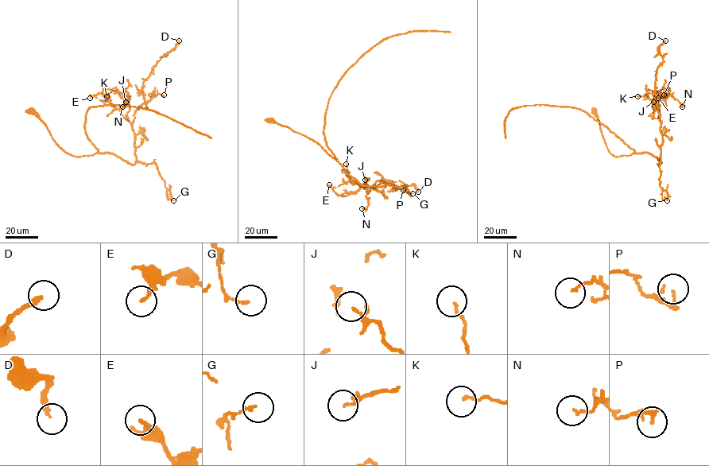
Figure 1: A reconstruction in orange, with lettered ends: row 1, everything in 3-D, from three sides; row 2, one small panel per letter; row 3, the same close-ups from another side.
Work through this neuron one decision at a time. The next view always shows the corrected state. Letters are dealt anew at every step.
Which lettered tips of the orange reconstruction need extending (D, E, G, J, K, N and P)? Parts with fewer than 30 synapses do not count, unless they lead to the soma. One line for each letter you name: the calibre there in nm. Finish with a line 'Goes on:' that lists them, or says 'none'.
Goes on: none

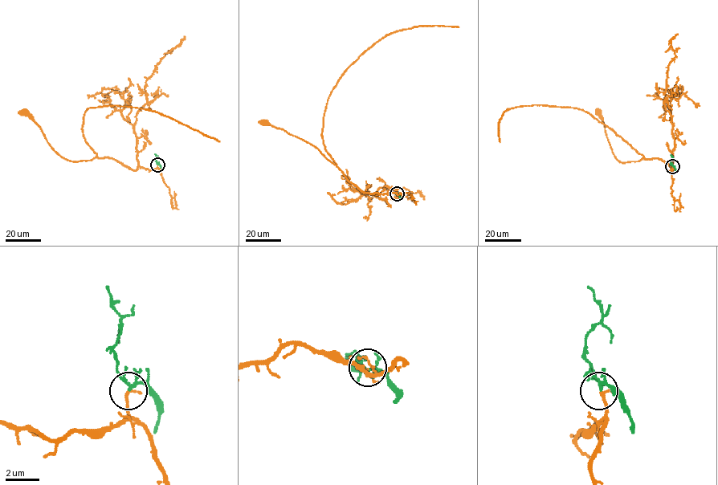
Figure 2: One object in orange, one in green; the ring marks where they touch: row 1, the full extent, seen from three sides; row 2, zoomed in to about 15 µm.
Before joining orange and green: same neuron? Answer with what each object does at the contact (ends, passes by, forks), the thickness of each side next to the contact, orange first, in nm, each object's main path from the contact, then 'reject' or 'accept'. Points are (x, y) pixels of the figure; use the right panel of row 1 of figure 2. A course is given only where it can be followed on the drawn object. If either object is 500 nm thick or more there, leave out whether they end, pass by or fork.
orange ends; green forks; calibres 170 and 120 nm; course orange (672, 166), (669, 171), (671, 167), (671, 171), (662, 160), (656, 158), (619, 161), (612, 150), (598, 112); course green (672, 166), (671, 155); accept

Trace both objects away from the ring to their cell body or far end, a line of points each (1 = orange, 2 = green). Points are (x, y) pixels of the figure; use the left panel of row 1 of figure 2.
1: (157, 165), (149, 169), (139, 165), (131, 169), (108, 157), (67, 160), (54, 149), (40, 128), (25, 112)
2: (157, 165), (155, 153)

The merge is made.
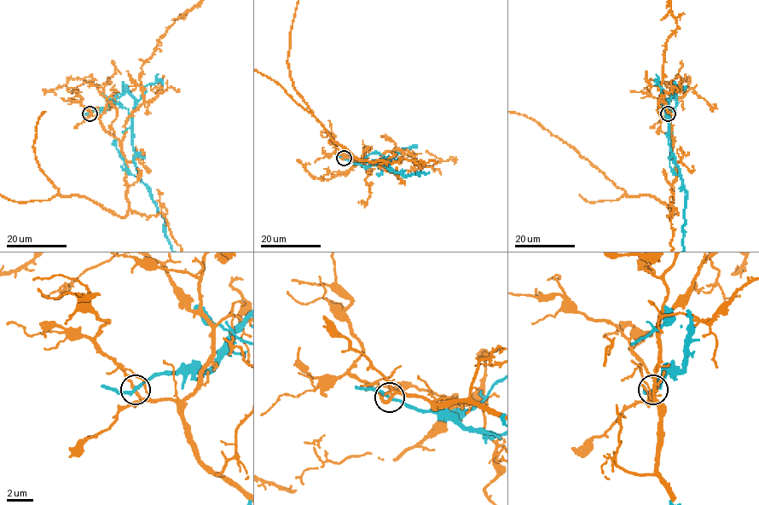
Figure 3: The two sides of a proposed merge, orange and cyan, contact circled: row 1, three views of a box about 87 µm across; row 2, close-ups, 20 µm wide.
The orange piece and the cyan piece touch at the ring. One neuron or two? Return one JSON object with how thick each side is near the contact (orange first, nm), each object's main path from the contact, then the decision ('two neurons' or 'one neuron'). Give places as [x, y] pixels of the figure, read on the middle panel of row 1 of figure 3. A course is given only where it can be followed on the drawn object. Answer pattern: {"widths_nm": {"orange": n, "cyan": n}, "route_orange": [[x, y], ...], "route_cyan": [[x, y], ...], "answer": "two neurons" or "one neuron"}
{"widths_nm": {"orange": 180, "cyan": 200}, "route_orange": [[344, 159], [363, 159], [379, 166], [382, 161], [358, 159], [279, 84]], "answer": "two neurons"}

